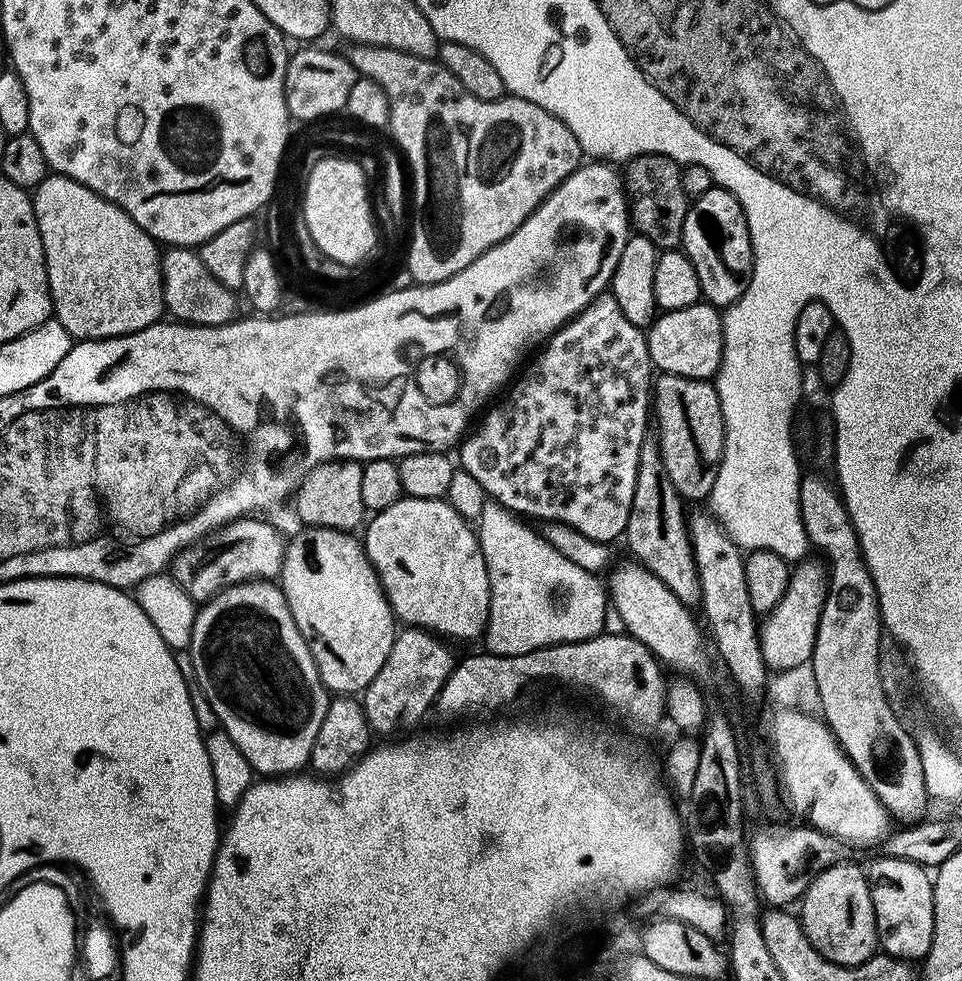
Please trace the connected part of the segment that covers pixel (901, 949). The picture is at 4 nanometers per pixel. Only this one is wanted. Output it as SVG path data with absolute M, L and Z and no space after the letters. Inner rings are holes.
M887 854L881 856L881 860L866 868L879 947L889 956L913 962L923 961L934 934L933 877L919 864Z

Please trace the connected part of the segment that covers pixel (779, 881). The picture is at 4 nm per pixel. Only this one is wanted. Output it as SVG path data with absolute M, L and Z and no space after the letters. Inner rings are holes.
M768 824L751 833L746 851L751 857L752 875L759 895L772 906L792 906L808 889L813 875L821 868L845 863L849 859L849 845L836 836L828 836L811 826L804 828L780 828Z

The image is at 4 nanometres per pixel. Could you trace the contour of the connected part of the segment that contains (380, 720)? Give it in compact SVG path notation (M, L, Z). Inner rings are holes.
M405 627L397 631L394 646L382 662L382 670L374 674L374 682L366 686L362 693L364 717L373 733L388 738L391 732L399 730L403 724L412 724L427 714L436 703L446 678L456 669L458 656L441 637L422 628Z

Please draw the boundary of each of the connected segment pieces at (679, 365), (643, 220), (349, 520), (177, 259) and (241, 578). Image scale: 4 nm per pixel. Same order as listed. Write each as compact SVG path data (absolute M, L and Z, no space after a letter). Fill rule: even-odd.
M697 302L682 306L682 310L661 311L647 329L648 349L653 369L661 373L678 374L682 378L711 381L716 375L724 353L724 322L721 309L707 302Z
M657 152L635 156L633 160L627 161L622 168L624 194L628 198L628 219L631 227L639 235L650 238L650 242L654 242L657 250L679 249L684 239L684 223L690 207L690 198L682 190L682 174L680 170L681 165L677 164L675 160Z
M327 460L311 465L294 493L299 523L309 528L336 528L339 532L359 529L366 520L362 502L363 469L364 464L359 460Z
M165 247L160 257L160 272L164 275L164 307L169 317L198 328L213 328L228 324L241 315L241 297L233 289L222 286L222 282L218 282L218 278L206 270L199 251Z
M241 518L215 529L207 537L206 544L216 549L204 552L205 545L197 542L183 548L170 565L171 577L195 602L209 600L215 592L229 588L231 584L279 577L284 561L286 536L274 525L267 524L264 518Z

